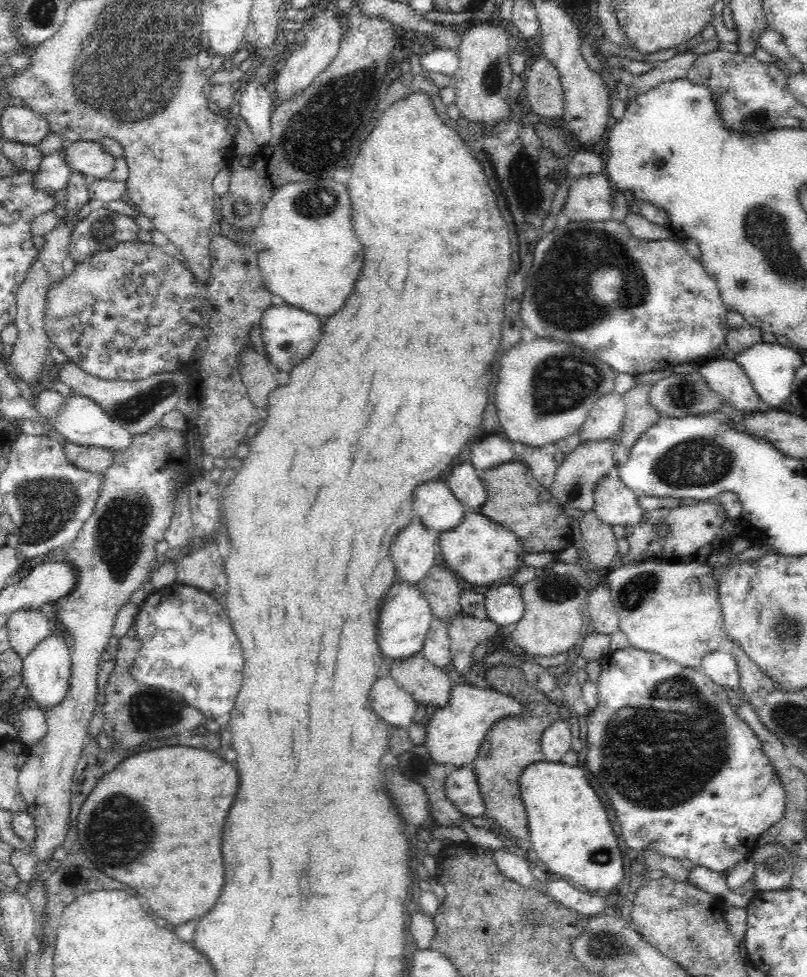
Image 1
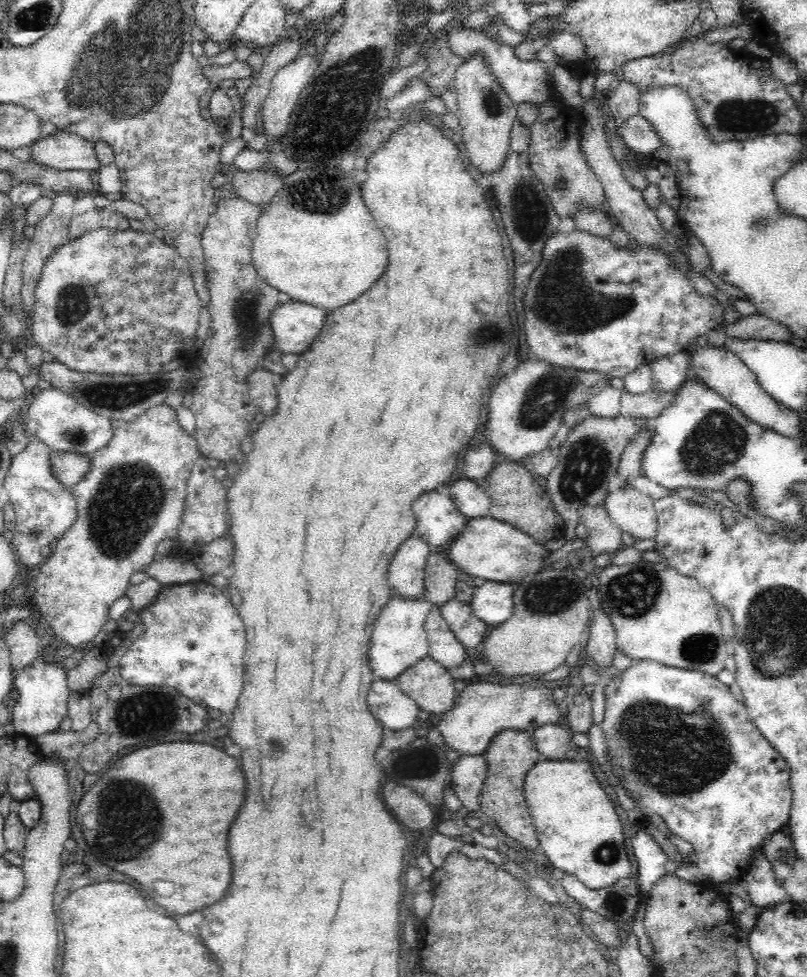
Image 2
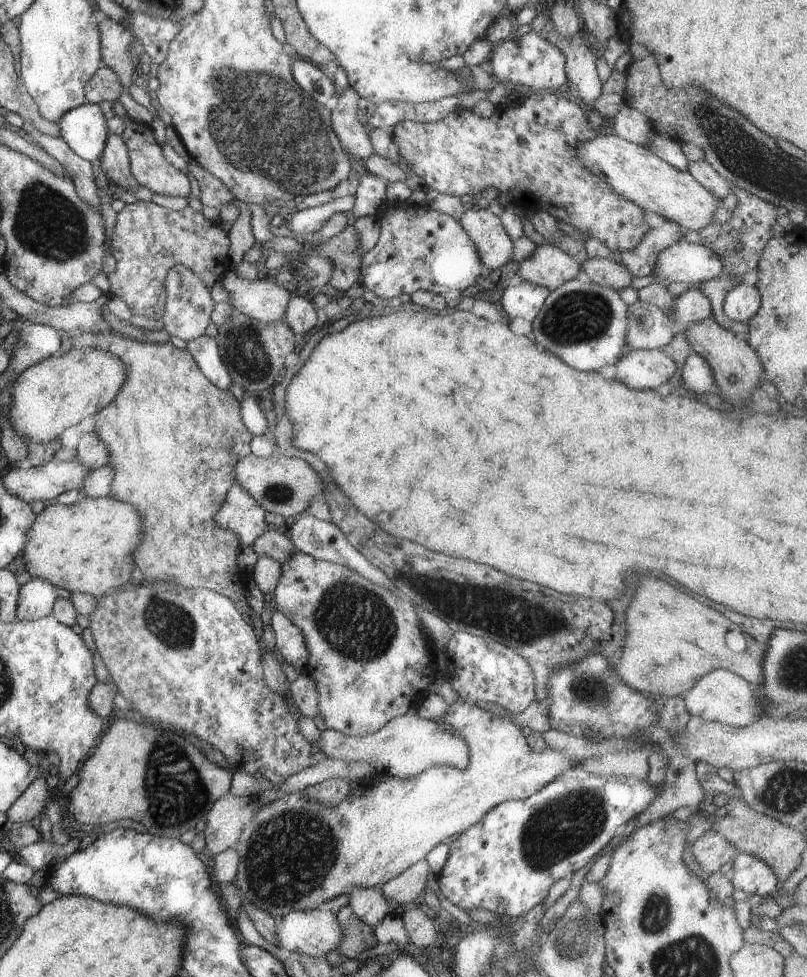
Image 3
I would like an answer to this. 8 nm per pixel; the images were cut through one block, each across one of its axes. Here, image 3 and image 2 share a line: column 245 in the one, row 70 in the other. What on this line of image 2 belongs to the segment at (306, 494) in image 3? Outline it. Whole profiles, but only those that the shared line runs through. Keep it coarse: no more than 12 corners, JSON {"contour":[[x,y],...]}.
{"contour":[[482,55],[455,72],[462,139],[482,174],[502,168],[516,104]]}

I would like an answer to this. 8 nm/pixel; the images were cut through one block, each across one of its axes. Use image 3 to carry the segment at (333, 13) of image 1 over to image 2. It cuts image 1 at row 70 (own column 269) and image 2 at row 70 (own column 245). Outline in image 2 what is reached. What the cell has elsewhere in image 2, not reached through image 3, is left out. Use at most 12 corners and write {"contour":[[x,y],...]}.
{"contour":[[322,55],[290,60],[274,75],[260,132],[270,154]]}

